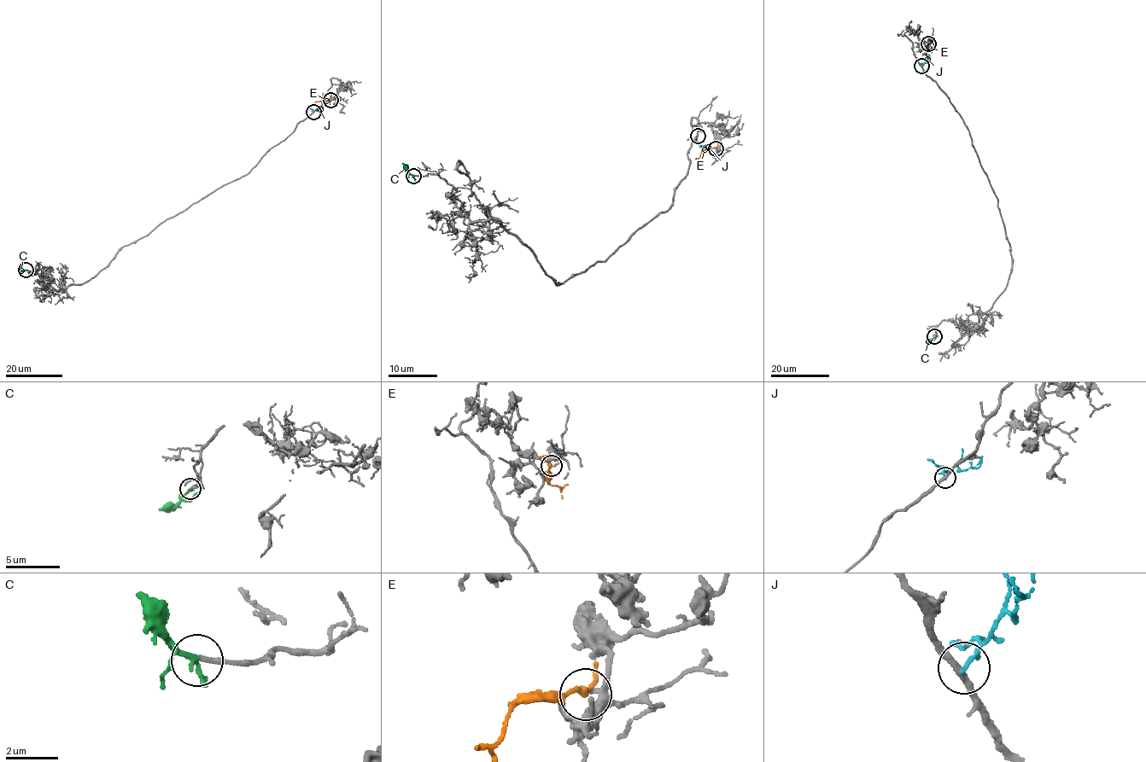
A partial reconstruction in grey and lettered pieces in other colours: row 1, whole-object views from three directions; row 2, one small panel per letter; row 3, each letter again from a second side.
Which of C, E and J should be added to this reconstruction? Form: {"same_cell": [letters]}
{"same_cell": ["C"]}

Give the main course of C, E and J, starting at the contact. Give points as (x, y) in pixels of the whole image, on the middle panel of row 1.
C: (414, 175), (407, 173), (402, 162)
E: (716, 148), (705, 148), (694, 158)
J: (698, 136), (700, 145), (706, 148)

